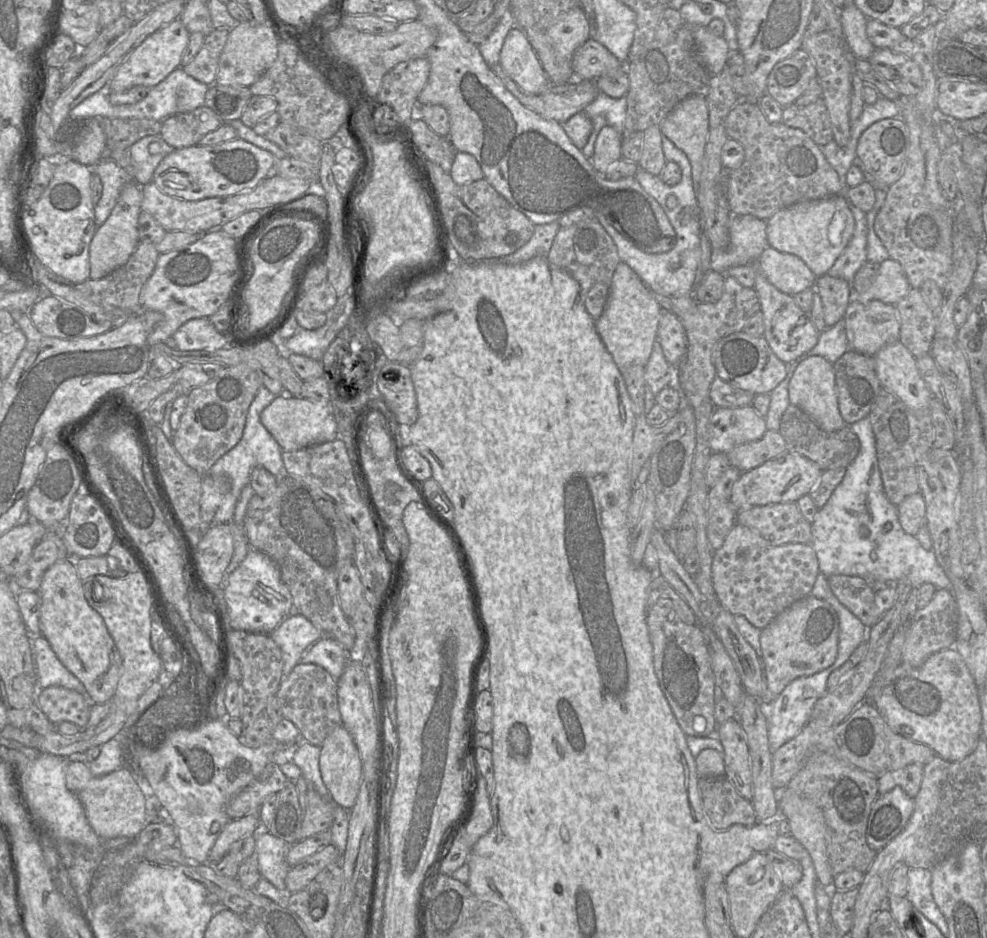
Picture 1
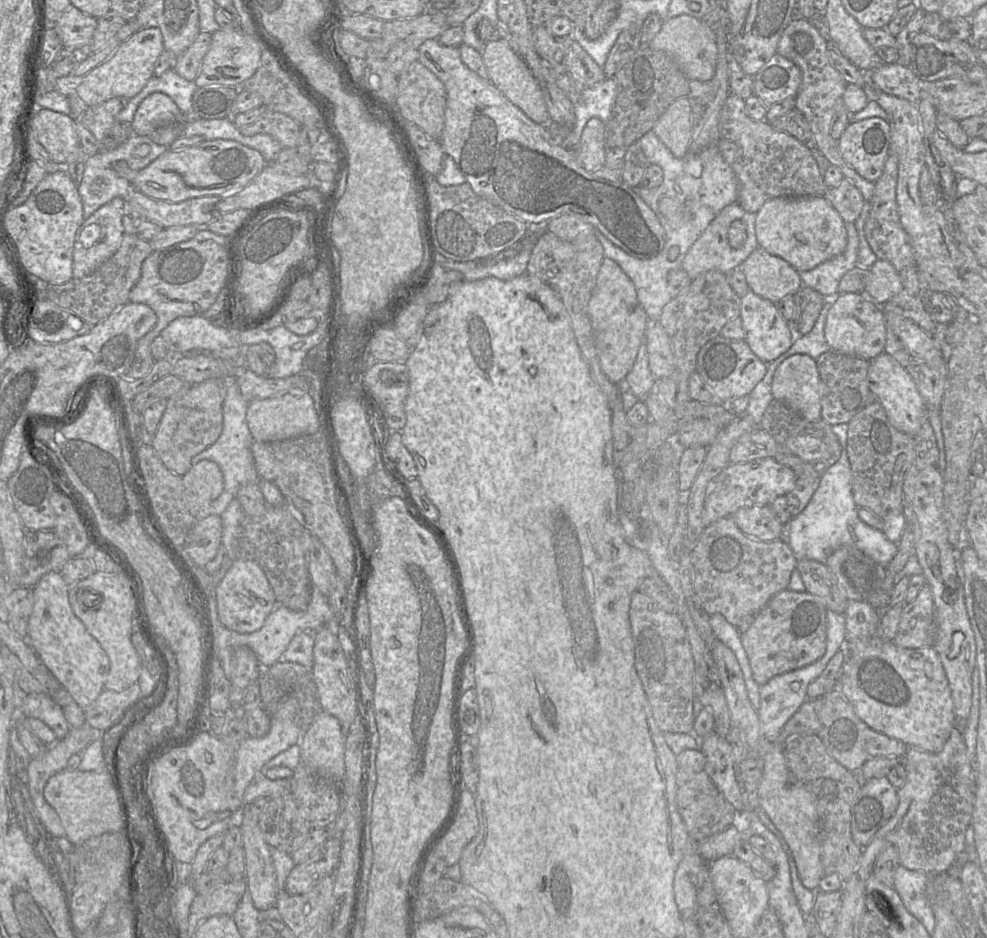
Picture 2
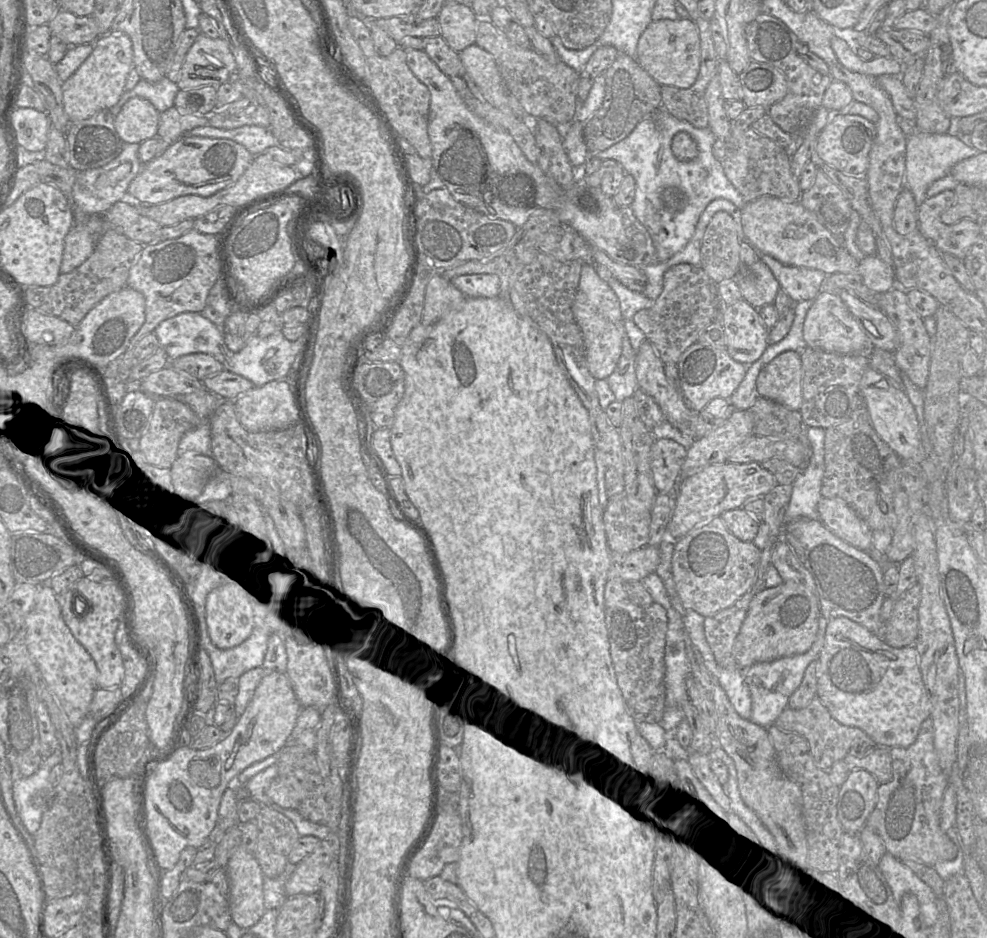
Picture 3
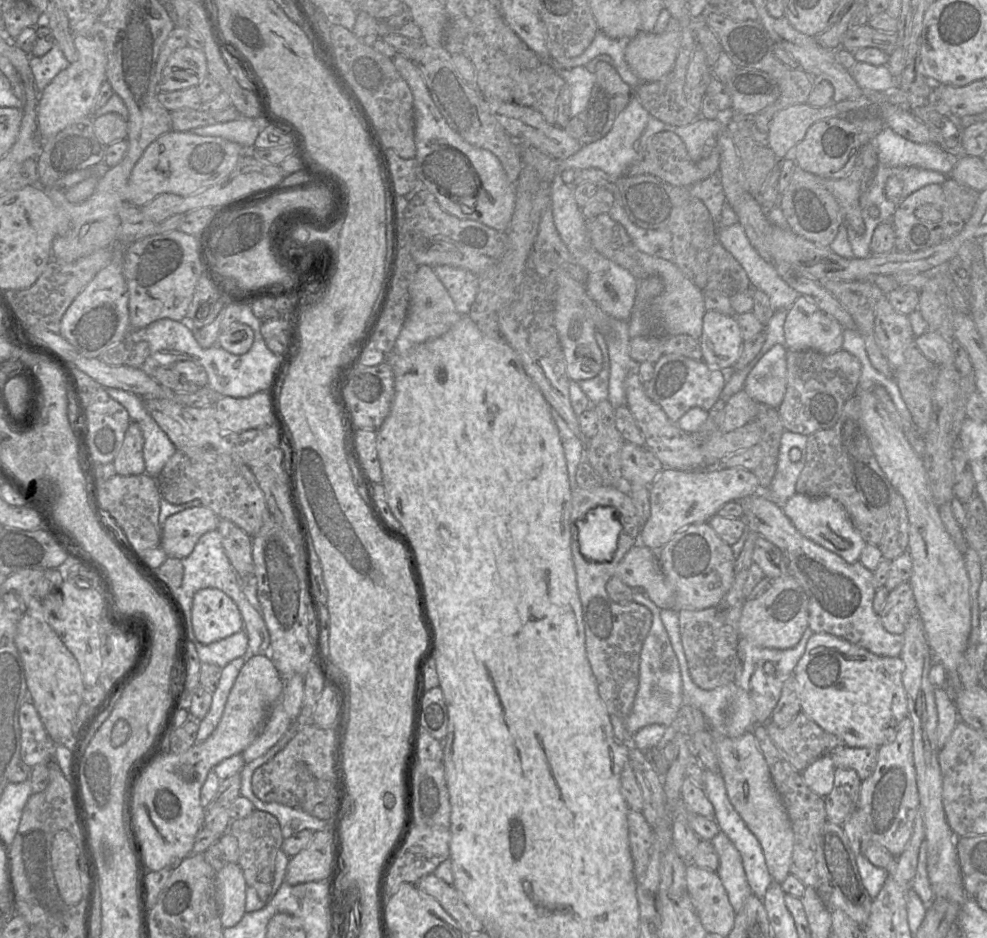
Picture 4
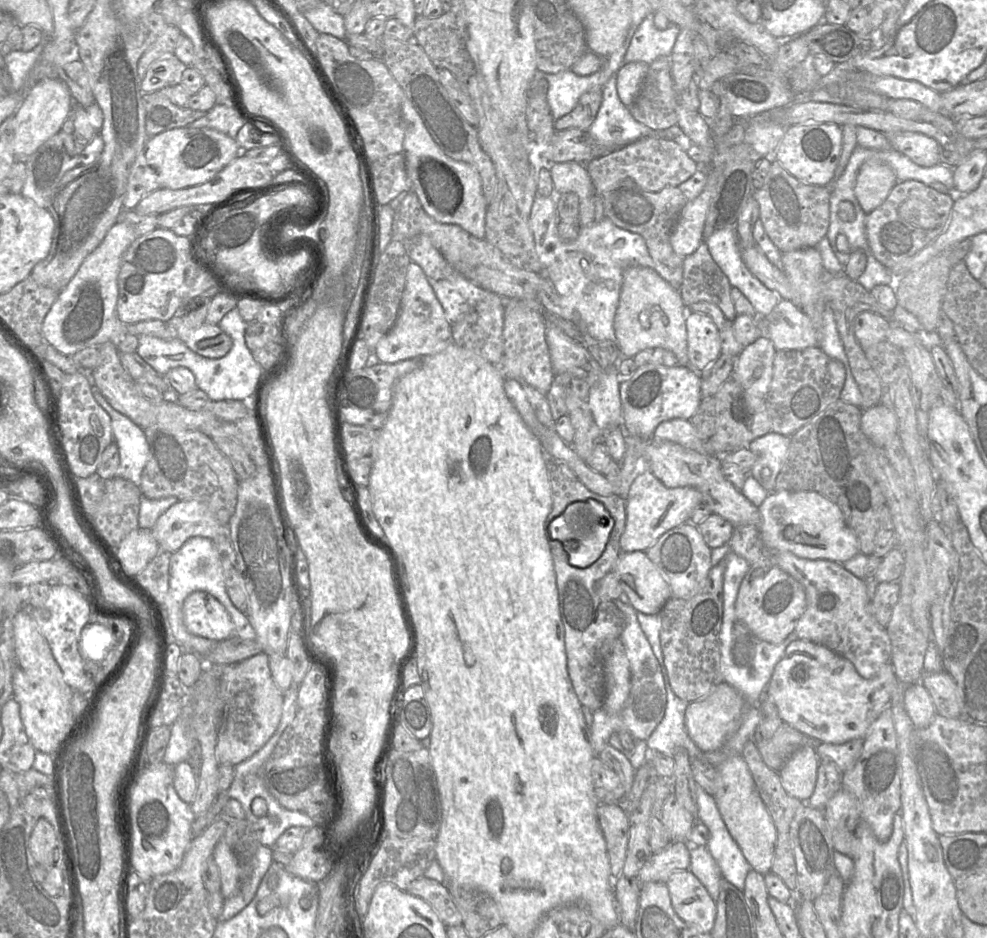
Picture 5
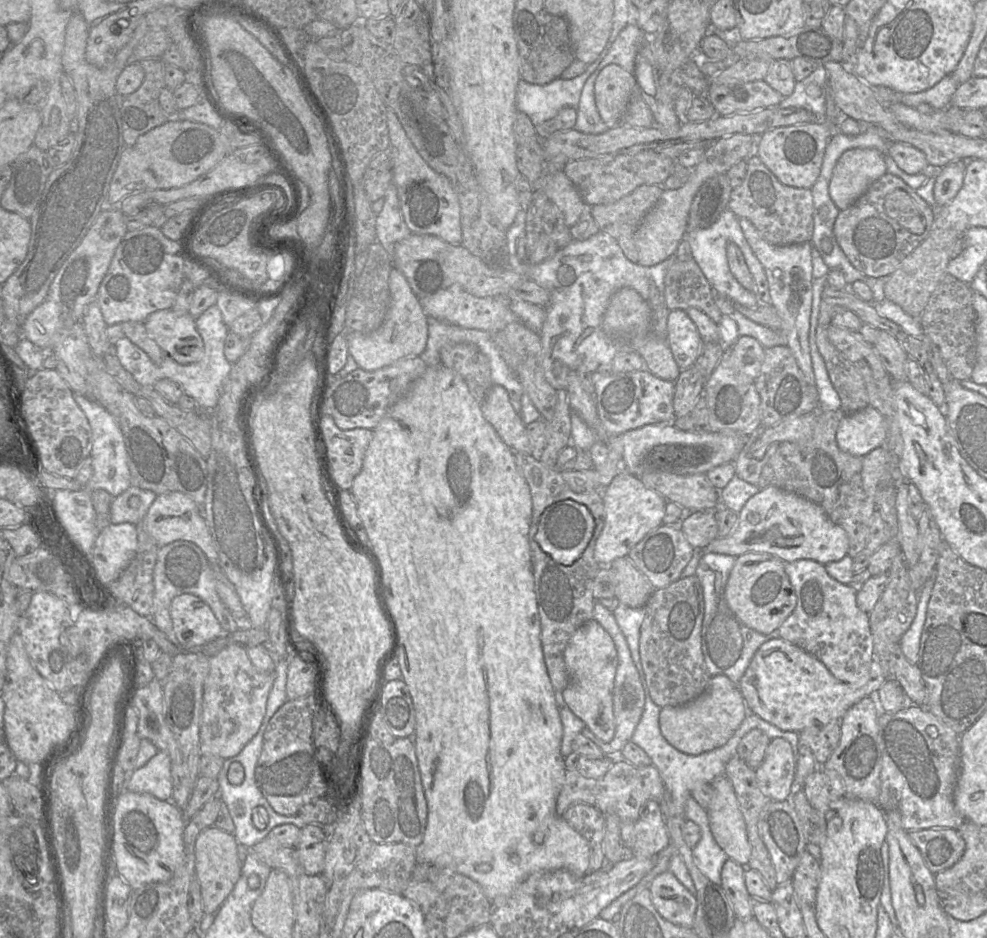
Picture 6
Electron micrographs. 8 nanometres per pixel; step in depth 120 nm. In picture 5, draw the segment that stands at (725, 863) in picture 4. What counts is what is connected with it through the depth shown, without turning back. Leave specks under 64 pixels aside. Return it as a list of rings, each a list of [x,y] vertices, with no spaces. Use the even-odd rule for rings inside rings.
[[[706,846],[693,847],[690,851],[690,866],[692,872],[715,900],[718,896],[720,882],[723,877],[716,861]]]

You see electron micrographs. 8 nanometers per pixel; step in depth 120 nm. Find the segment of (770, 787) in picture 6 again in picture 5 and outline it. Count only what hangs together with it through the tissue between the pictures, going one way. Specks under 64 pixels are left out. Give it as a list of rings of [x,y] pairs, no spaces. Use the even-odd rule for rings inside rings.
[[[814,745],[795,751],[779,770],[785,791],[792,797],[807,801],[815,790],[819,764],[820,757]]]

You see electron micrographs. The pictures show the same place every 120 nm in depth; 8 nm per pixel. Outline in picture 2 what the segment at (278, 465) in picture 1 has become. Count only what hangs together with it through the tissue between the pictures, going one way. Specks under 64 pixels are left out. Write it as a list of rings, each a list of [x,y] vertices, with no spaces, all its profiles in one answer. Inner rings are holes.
[[[227,381],[227,392],[222,407],[222,432],[214,444],[194,456],[192,459],[192,464],[195,464],[201,460],[215,462],[222,471],[224,489],[216,500],[214,500],[207,507],[200,510],[196,516],[194,516],[196,520],[210,515],[221,516],[229,504],[237,497],[238,492],[243,487],[249,483],[258,482],[259,480],[251,451],[251,446],[254,442],[254,439],[249,431],[249,427],[246,421],[248,405],[249,401],[242,397],[235,381]]]

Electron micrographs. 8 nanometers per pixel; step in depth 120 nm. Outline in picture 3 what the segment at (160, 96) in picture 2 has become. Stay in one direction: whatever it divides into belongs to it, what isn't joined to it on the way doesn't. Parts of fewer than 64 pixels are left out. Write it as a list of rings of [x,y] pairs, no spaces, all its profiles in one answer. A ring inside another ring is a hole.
[[[145,98],[128,100],[114,118],[114,127],[124,143],[142,143],[157,136],[160,112]]]

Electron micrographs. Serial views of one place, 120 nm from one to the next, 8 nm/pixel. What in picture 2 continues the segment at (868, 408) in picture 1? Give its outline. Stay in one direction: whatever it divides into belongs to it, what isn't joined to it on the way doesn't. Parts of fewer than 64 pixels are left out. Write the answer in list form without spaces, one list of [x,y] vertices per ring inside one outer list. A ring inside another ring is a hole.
[[[828,351],[818,357],[816,363],[822,384],[821,420],[831,426],[849,424],[871,401],[868,385],[871,360]]]

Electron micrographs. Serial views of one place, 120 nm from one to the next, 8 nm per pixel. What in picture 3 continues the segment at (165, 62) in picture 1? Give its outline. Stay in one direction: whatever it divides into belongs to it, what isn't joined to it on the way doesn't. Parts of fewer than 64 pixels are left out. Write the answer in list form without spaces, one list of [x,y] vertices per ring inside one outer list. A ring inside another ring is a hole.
[[[106,33],[97,38],[93,50],[81,66],[62,83],[63,107],[70,122],[87,119],[116,105],[122,94],[134,88],[141,77],[134,69],[130,37],[124,33]]]

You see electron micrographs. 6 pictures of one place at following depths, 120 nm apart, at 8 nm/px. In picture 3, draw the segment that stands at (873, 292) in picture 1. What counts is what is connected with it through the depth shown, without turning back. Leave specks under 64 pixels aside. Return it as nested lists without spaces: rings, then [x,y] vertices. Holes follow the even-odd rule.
[[[868,255],[859,262],[858,273],[870,290],[882,295],[896,286],[893,267],[877,255]]]

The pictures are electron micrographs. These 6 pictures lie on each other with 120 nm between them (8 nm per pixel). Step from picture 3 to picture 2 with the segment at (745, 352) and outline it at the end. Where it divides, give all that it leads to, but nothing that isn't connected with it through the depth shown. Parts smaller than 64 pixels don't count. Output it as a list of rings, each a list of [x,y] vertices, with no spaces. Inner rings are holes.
[[[750,289],[741,299],[739,318],[745,331],[744,340],[752,352],[763,362],[769,363],[785,353],[802,335],[794,322],[786,321],[779,312],[776,303],[764,299]]]

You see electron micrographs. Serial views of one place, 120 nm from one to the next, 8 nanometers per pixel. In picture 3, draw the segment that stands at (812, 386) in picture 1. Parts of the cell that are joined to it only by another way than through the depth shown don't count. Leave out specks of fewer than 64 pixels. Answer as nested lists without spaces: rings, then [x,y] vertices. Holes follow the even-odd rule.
[[[786,351],[762,369],[756,380],[756,387],[760,398],[770,399],[799,411],[803,402],[802,382],[800,353]]]

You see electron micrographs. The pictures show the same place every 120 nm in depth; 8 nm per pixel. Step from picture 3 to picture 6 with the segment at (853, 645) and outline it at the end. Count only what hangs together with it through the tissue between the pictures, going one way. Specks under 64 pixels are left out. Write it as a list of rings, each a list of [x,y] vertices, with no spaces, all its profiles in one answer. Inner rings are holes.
[[[773,638],[756,651],[737,688],[749,712],[781,730],[799,733],[807,728],[822,728],[829,723],[839,722],[851,706],[877,691],[886,679],[878,660],[874,658],[864,678],[853,684],[841,682],[813,655],[786,640]]]

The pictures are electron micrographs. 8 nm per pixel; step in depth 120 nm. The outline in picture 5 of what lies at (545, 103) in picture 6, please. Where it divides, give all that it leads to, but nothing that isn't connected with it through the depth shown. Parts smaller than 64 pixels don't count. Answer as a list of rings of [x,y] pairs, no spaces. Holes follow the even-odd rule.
[[[629,43],[623,45],[603,59],[601,69],[591,75],[579,76],[571,69],[556,74],[536,71],[529,90],[537,81],[545,79],[548,82],[547,102],[554,119],[570,113],[577,105],[580,97],[593,89],[602,88],[610,77],[625,63],[623,57]]]

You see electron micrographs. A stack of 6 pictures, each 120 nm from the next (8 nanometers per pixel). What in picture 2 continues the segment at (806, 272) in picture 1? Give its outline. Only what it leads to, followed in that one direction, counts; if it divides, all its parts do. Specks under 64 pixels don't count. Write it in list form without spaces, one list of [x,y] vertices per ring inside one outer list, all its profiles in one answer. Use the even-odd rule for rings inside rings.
[[[760,247],[738,268],[744,273],[751,291],[774,303],[792,296],[803,287],[798,270]]]

